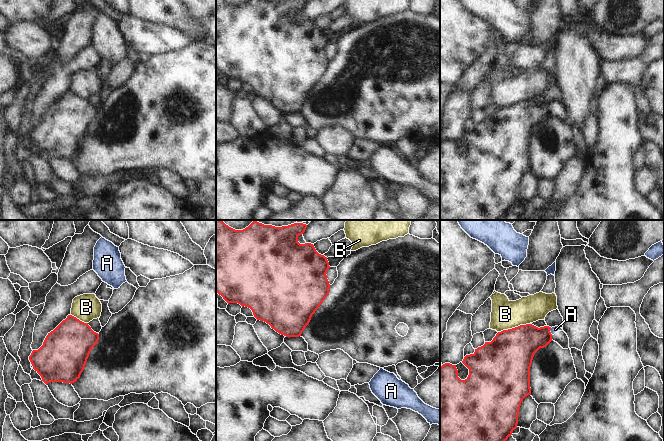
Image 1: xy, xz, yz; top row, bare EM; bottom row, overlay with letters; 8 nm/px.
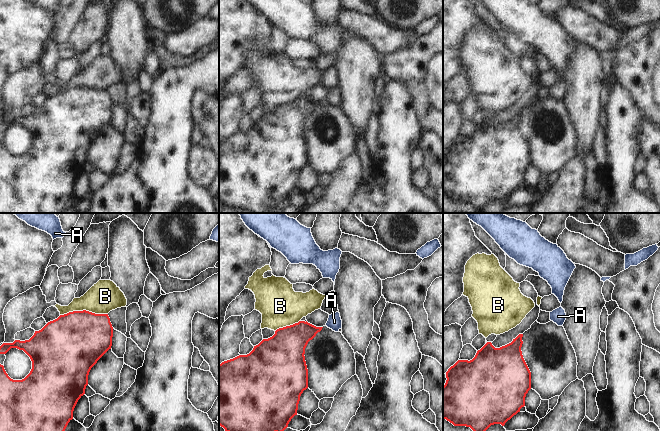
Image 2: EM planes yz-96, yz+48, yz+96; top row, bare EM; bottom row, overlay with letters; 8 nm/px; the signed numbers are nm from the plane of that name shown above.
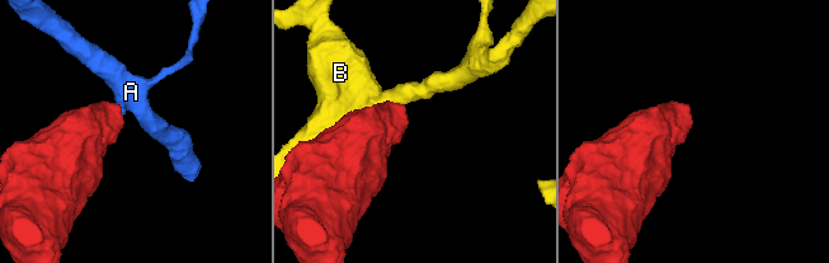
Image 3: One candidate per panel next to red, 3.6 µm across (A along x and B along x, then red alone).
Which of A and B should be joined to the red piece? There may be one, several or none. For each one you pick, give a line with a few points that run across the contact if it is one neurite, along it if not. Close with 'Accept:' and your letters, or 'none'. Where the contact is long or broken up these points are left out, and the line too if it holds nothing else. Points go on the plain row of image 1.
Accept: none

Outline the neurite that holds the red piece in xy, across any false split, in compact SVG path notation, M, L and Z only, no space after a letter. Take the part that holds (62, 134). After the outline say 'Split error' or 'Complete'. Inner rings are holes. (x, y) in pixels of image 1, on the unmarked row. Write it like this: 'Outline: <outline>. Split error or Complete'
Outline: M68 91L48 109L43 121L33 126L29 136L46 161L51 158L74 159L83 148L99 110L88 99Z. Complete

